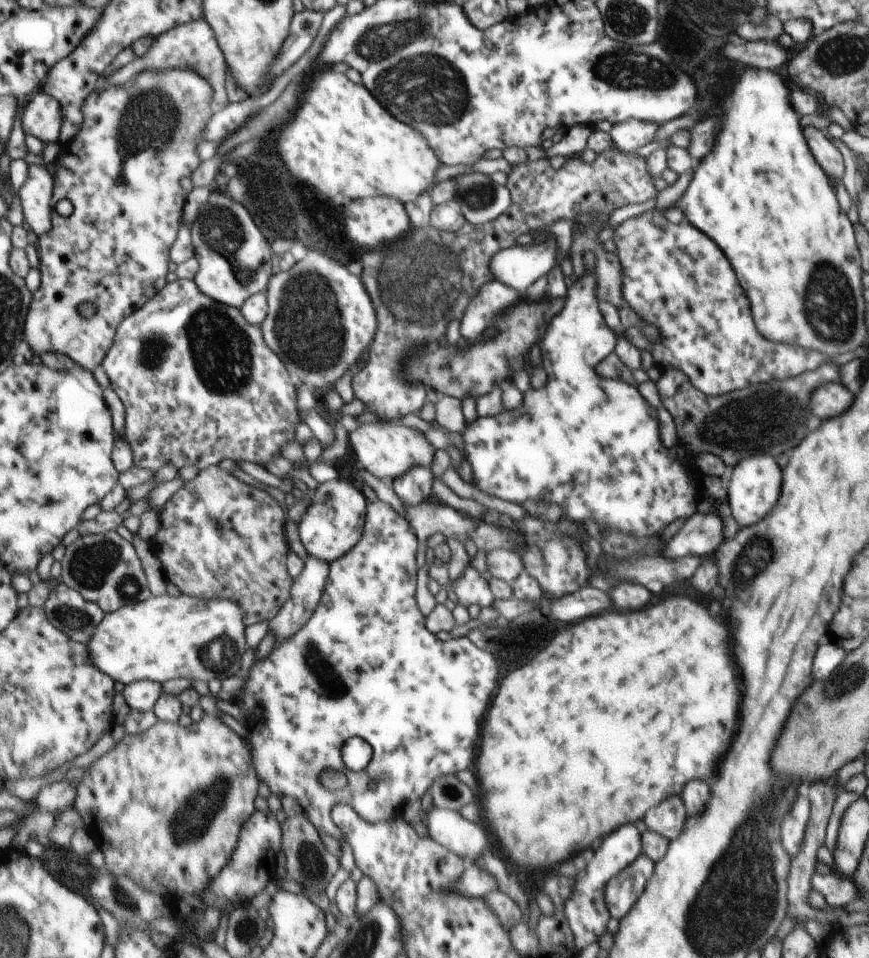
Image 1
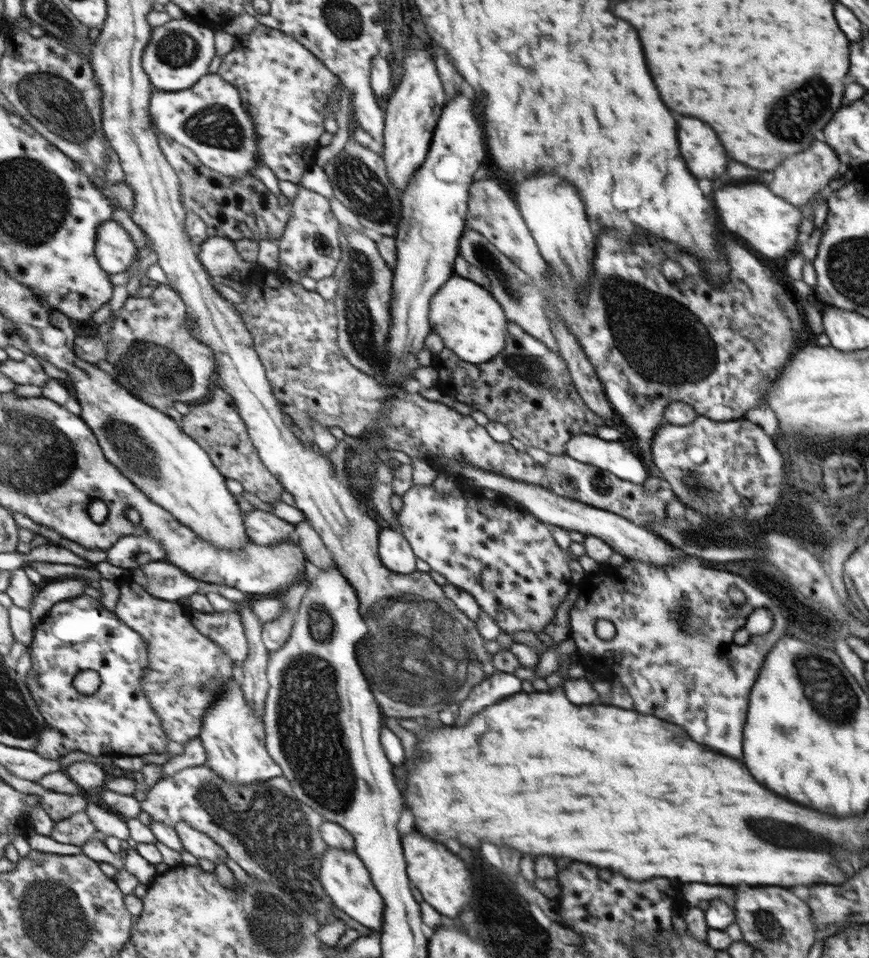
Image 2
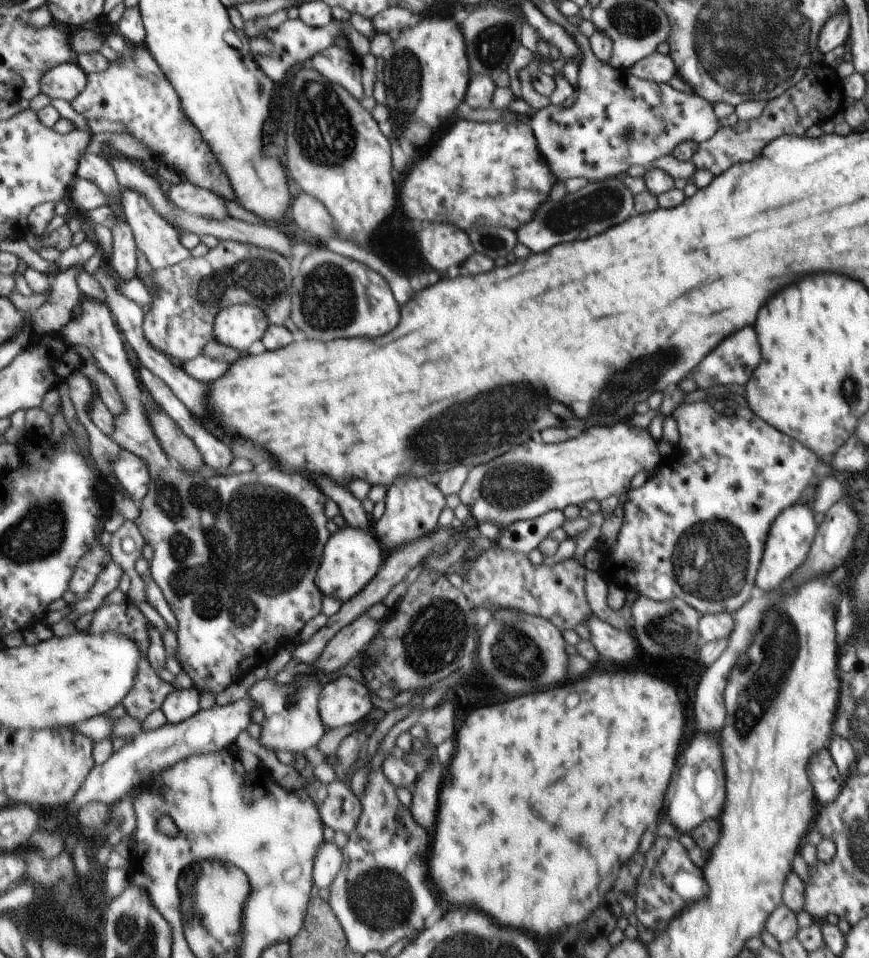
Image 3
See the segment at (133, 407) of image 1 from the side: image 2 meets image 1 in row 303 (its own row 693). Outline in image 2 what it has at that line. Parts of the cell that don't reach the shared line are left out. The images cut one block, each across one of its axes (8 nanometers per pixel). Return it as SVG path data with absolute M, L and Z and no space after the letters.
M137 582L124 584L121 592L122 600L120 600L120 606L117 606L116 613L134 630L140 631L140 634L143 634L148 641L150 666L148 666L148 672L143 681L144 687L148 691L148 697L151 698L152 706L155 707L156 713L162 715L164 727L170 733L172 741L186 746L192 739L202 739L208 712L211 712L212 705L216 705L216 701L222 697L222 693L228 689L230 681L234 679L236 660L224 650L222 644L210 640L192 624L189 608L178 604L178 601L158 598L147 587Z

